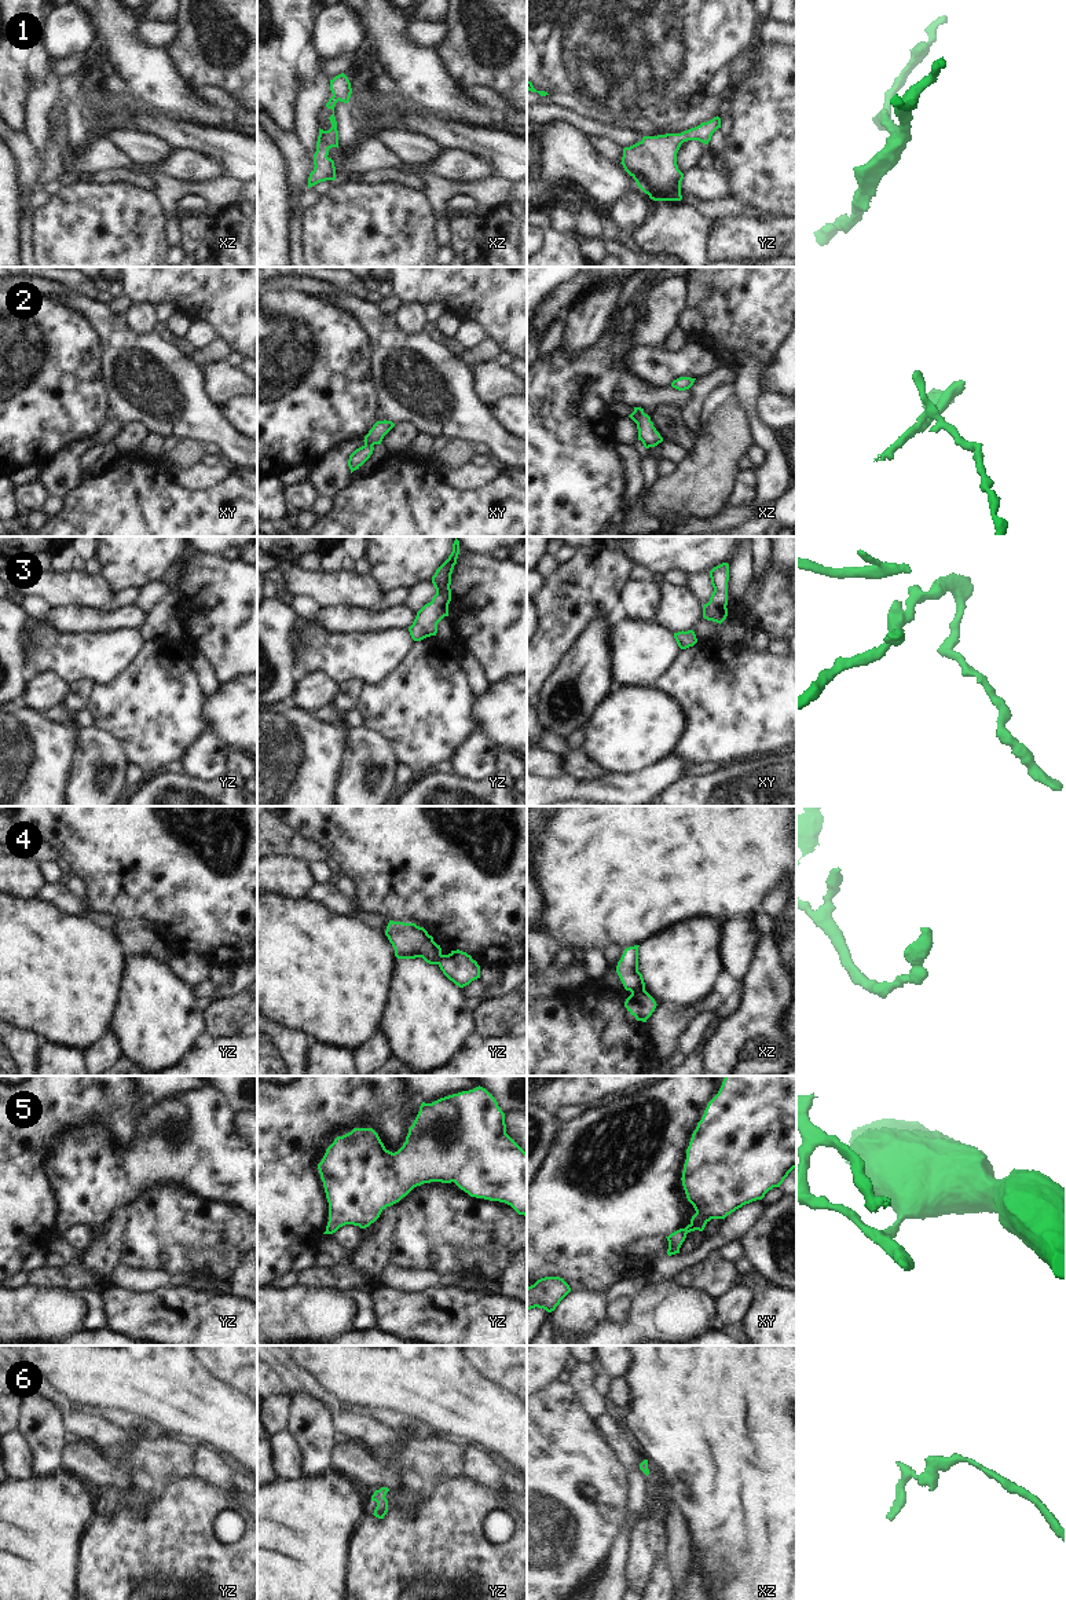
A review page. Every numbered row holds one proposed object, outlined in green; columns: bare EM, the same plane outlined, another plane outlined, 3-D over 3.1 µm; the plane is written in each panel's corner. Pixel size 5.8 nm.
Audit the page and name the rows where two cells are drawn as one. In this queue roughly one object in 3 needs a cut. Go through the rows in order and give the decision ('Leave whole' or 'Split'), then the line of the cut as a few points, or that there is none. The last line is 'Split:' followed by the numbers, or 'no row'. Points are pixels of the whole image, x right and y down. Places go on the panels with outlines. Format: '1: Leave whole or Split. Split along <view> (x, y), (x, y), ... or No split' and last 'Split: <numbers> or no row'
1: Leave whole. No split
2: Split. Split along xy (365, 443), (372, 446)
3: Leave whole. No split
4: Split. Split along xz (644, 989), (634, 989), (632, 992)
5: Split. Split along xy (684, 1229), (688, 1231)
6: Leave whole. No split
Split: 2, 4, 5

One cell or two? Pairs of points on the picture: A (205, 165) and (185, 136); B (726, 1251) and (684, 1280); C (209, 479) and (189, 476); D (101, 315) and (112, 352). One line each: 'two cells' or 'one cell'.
A: two cells
B: two cells
C: one cell
D: one cell

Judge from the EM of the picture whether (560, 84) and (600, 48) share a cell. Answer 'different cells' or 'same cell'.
same cell

